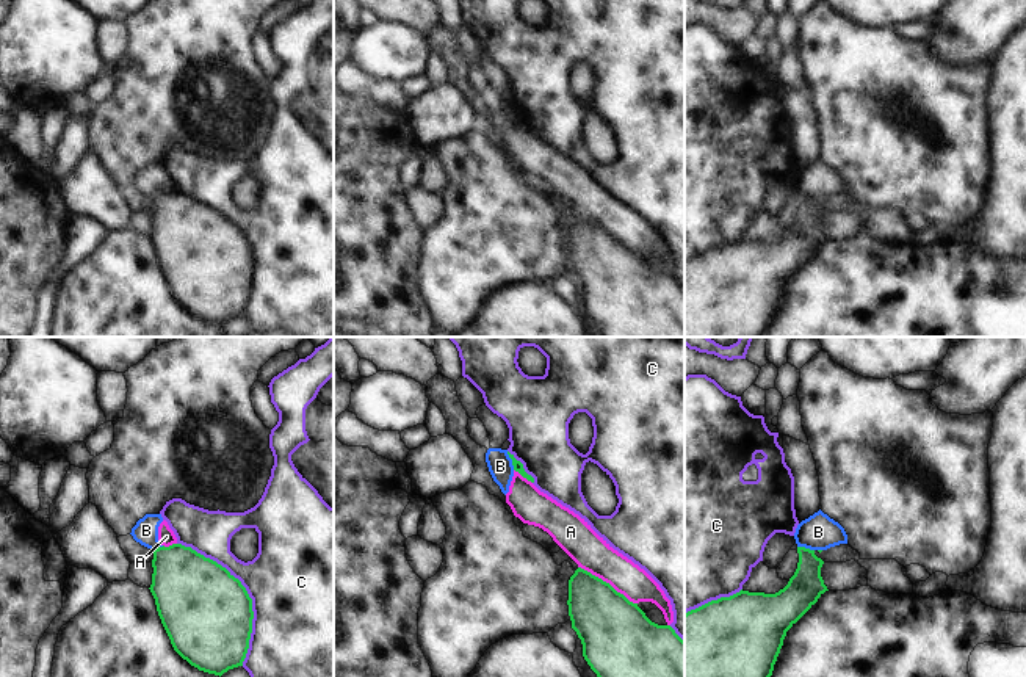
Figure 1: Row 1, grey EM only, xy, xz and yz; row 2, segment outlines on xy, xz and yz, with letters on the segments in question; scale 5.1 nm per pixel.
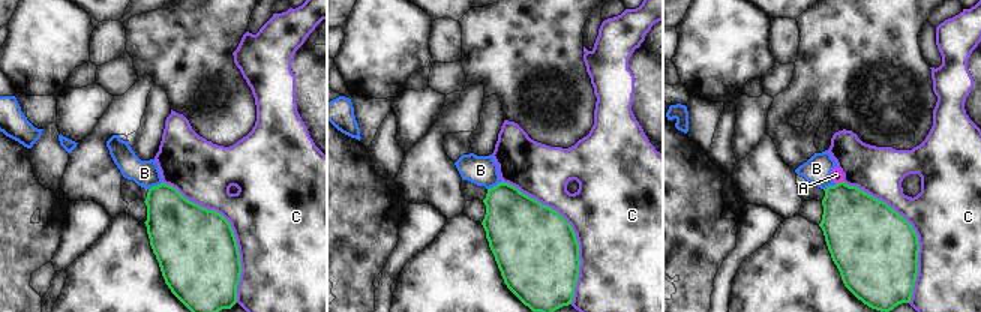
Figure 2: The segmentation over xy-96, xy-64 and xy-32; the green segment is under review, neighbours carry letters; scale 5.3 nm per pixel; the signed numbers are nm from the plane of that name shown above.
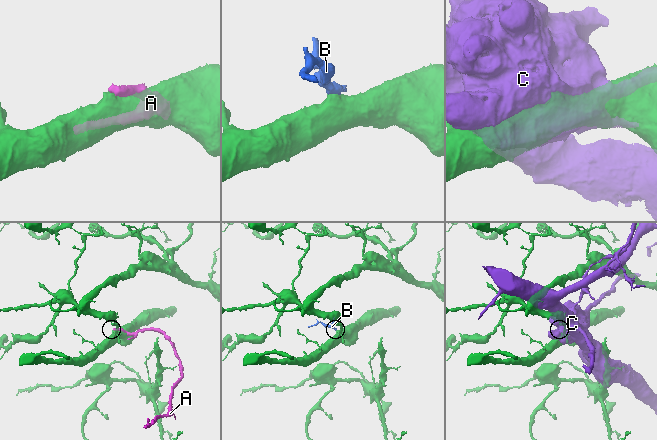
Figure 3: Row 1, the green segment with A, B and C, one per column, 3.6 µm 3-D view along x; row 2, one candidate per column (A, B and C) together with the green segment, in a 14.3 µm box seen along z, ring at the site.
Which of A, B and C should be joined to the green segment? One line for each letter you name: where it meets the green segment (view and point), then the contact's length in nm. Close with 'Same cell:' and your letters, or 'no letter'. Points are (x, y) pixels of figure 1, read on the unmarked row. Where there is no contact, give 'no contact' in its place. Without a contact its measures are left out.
Same cell: no letter

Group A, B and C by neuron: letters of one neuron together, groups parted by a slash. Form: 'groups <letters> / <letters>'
groups A B / C

